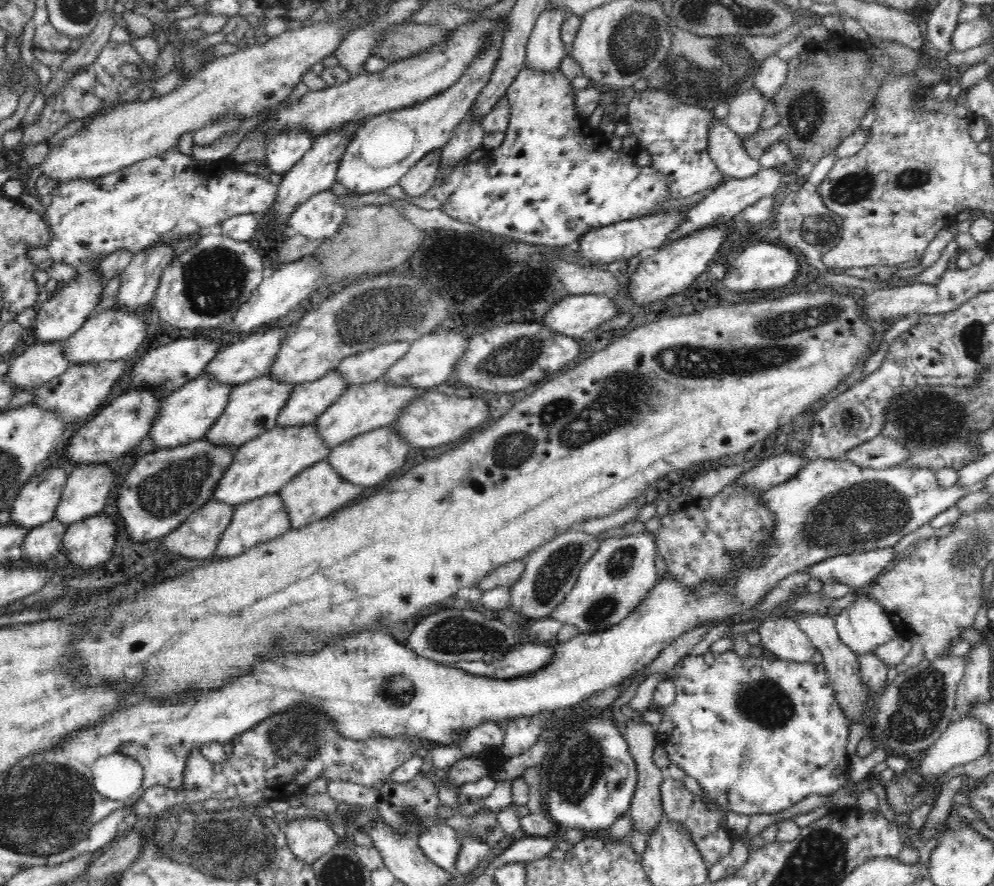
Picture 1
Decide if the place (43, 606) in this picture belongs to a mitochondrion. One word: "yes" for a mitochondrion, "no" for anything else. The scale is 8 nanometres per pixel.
no

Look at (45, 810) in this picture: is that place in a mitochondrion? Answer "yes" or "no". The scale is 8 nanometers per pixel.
yes

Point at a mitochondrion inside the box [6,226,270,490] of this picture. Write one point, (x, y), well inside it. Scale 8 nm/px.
(214, 278)

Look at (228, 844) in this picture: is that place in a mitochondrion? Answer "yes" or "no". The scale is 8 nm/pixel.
yes

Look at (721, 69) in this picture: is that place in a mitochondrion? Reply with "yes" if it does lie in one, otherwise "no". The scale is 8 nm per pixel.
yes

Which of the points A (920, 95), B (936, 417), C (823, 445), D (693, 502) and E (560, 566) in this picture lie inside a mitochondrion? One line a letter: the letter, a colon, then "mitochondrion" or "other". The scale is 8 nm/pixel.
A: other
B: mitochondrion
C: other
D: other
E: mitochondrion

